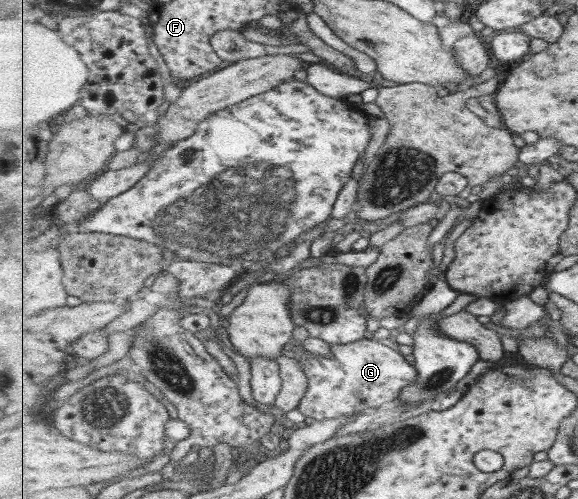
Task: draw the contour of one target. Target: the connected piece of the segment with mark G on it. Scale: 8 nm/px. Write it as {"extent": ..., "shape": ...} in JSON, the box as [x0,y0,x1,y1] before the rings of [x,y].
{"extent":[290,336,419,421],"shape":[[[367,336],[355,343],[331,345],[332,356],[315,355],[301,345],[294,346],[290,354],[296,357],[308,377],[308,392],[300,402],[299,411],[314,421],[350,417],[374,410],[382,404],[400,399],[404,388],[419,379],[419,370],[404,360],[404,354],[384,345],[382,340]]]}

